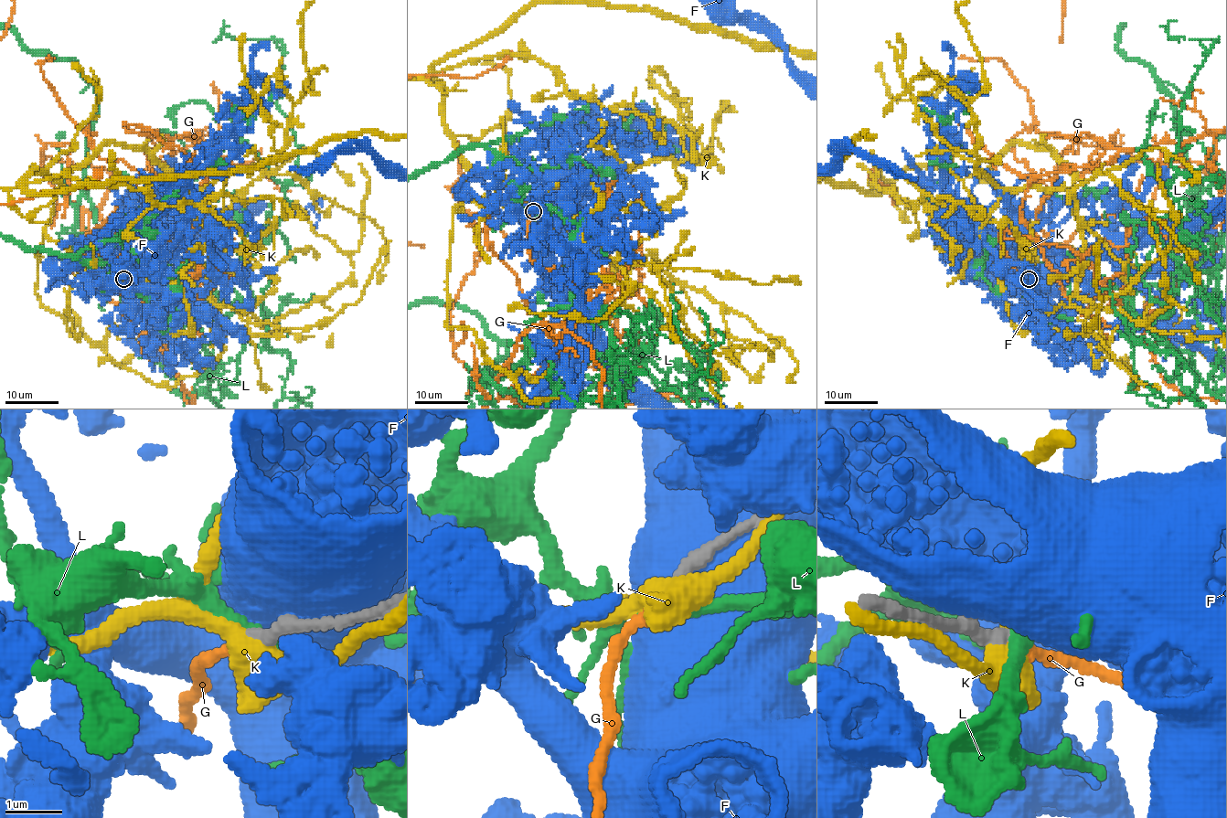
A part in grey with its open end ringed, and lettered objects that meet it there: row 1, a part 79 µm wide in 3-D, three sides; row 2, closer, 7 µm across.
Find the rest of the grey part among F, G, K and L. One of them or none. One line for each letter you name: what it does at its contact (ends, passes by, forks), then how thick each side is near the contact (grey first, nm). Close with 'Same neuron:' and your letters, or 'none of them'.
G: it ends | 280/190 nm
Same neuron: G

